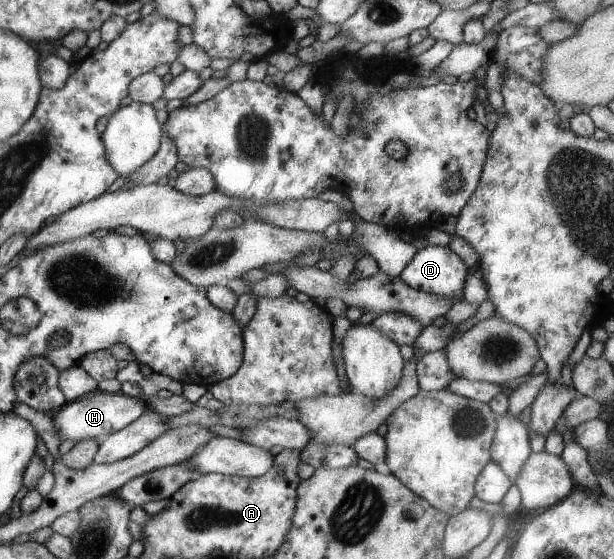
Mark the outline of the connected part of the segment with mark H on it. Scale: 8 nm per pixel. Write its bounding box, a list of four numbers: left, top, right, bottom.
[53,390,145,442]

